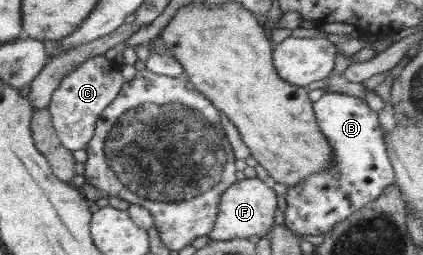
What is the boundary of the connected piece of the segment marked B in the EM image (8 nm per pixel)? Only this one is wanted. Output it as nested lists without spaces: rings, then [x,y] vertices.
[[[326,91],[319,100],[313,102],[313,111],[314,116],[316,117],[316,123],[318,123],[320,130],[328,139],[328,143],[332,145],[332,155],[335,156],[336,164],[333,167],[332,171],[329,171],[328,173],[314,174],[311,178],[305,179],[304,182],[301,182],[299,186],[297,185],[294,187],[288,187],[287,189],[288,195],[285,199],[286,203],[288,203],[288,208],[286,208],[284,216],[285,222],[283,226],[286,226],[286,229],[290,230],[292,233],[294,233],[296,236],[299,236],[300,238],[303,238],[306,235],[319,236],[327,234],[330,230],[332,230],[332,228],[334,228],[336,224],[338,224],[338,222],[343,222],[352,214],[355,214],[356,212],[360,211],[366,204],[369,204],[370,202],[376,200],[376,198],[379,198],[380,194],[382,194],[382,192],[388,186],[391,186],[395,182],[395,173],[393,172],[388,157],[387,147],[384,146],[384,130],[380,127],[380,124],[378,123],[378,113],[374,112],[362,97]]]

